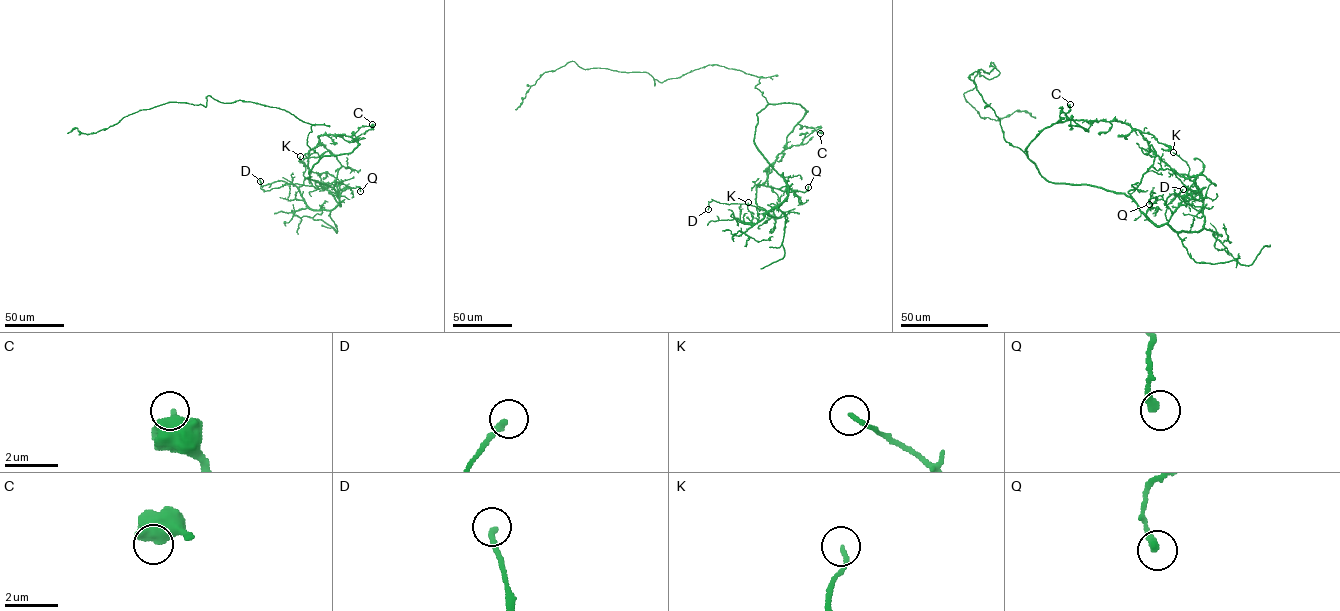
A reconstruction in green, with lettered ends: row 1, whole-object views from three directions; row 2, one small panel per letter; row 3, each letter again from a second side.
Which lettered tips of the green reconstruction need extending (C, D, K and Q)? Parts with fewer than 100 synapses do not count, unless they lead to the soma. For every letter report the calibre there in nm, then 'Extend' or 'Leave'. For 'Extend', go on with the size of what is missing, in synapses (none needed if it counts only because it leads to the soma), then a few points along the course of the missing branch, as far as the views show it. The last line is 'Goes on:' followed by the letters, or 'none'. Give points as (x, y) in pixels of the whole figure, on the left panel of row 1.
C: Thickness 550 nm. Leave
D: Thickness 240 nm. Leave
K: Thickness 150 nm. Leave
Q: Thickness 280 nm. Leave
Goes on: none

